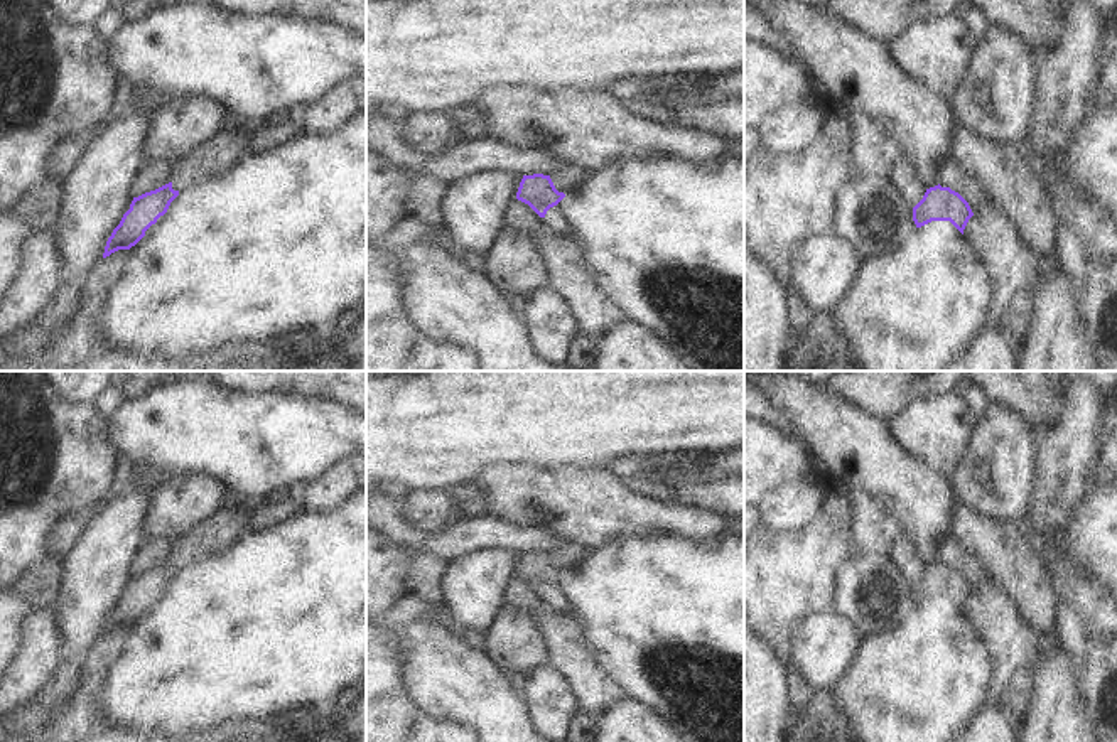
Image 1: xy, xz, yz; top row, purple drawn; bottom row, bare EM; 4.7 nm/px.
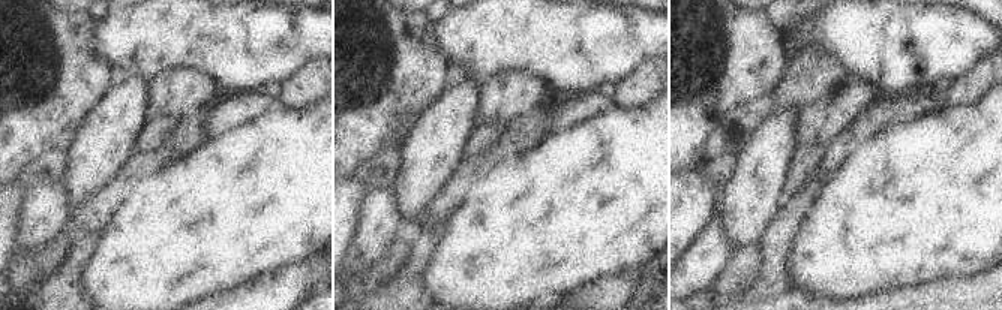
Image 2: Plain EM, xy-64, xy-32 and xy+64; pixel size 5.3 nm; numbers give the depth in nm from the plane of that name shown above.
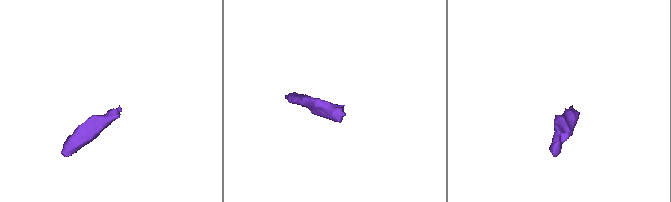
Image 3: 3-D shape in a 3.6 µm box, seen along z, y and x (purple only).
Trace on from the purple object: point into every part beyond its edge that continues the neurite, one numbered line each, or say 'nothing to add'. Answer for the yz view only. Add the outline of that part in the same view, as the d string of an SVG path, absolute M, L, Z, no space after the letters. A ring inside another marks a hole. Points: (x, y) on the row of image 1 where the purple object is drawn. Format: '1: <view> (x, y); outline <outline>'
nothing to add

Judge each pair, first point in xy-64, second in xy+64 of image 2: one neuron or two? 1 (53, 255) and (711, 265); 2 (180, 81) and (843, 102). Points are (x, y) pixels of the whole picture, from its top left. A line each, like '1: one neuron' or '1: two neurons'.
1: two neurons
2: one neuron

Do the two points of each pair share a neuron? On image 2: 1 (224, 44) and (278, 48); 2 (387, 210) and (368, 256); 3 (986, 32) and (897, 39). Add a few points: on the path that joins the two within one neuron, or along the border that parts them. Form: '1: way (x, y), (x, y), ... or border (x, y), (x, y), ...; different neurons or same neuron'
1: way (237, 44), (264, 44); same neuron
2: way (380, 222), (368, 244); same neuron
3: way (963, 36), (920, 36); same neuron

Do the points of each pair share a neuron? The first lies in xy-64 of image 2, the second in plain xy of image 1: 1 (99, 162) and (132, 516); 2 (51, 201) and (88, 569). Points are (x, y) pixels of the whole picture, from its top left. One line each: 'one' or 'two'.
1: one
2: two

